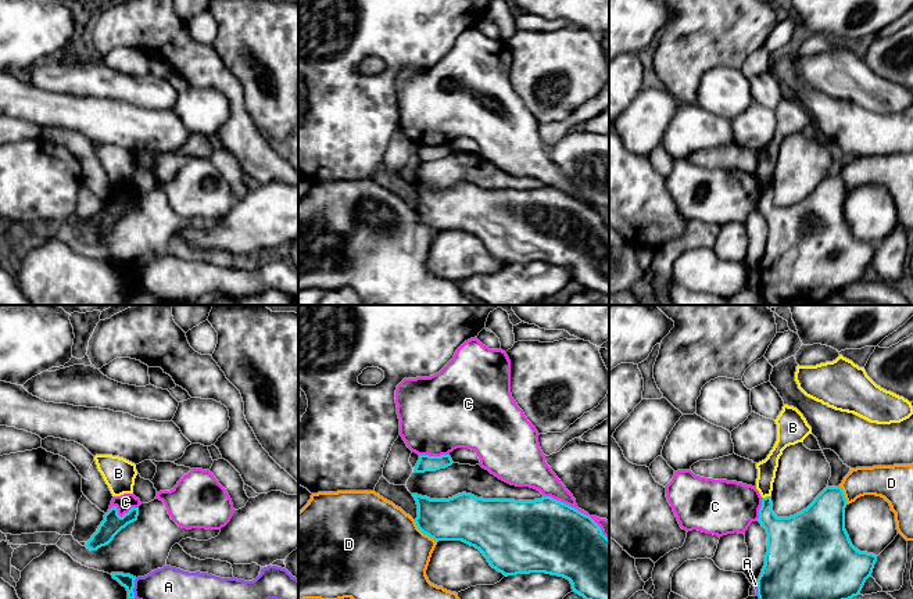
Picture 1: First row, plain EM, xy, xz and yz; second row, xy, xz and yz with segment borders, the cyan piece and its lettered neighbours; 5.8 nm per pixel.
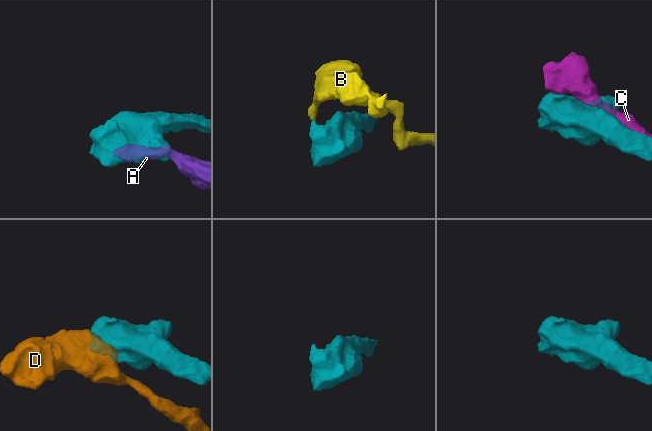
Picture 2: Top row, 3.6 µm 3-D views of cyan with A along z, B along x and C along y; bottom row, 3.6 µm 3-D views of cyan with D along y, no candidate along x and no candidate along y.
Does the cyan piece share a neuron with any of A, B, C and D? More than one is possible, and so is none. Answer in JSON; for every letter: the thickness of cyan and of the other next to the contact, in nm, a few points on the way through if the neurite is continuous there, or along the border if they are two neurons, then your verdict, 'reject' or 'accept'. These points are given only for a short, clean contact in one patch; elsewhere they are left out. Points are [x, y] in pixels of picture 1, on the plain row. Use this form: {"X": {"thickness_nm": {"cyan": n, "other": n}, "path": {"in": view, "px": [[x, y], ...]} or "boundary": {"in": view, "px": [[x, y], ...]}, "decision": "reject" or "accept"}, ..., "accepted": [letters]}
{"A": {"thickness_nm": {"cyan": 80, "other": 260}, "decision": "reject"}, "B": {"thickness_nm": {"cyan": 200, "other": 110}, "boundary": {"in": "yz", "px": [[769, 185], [763, 187]]}, "decision": "reject"}, "C": {"thickness_nm": {"cyan": 440, "other": 140}, "decision": "reject"}, "D": {"thickness_nm": {"cyan": 280, "other": 460}, "decision": "reject"}, "accepted": []}

